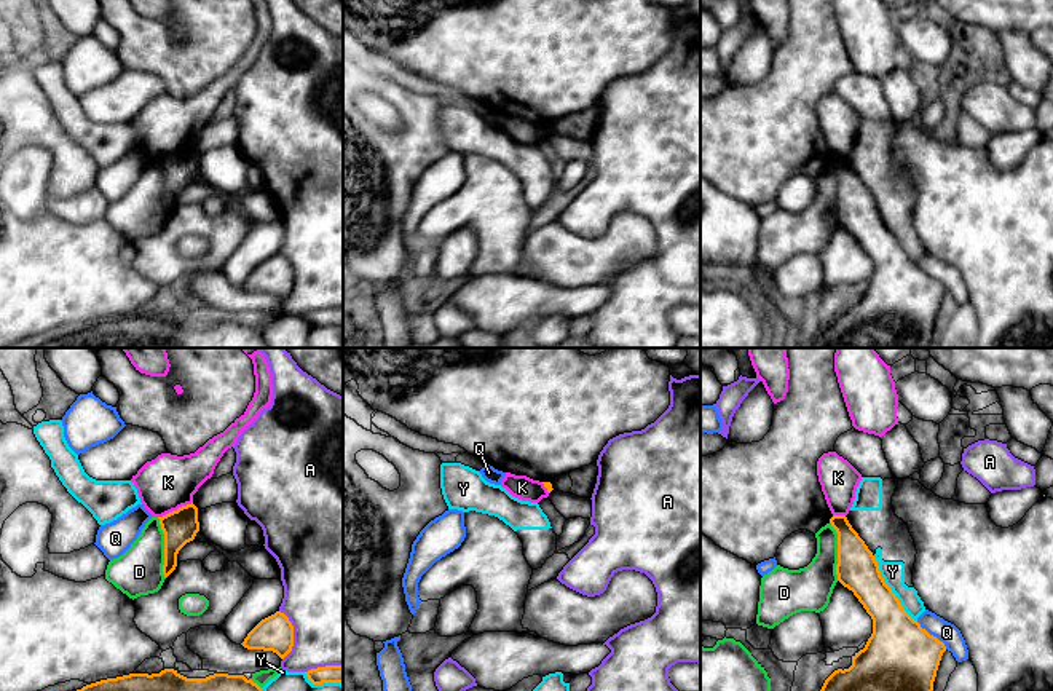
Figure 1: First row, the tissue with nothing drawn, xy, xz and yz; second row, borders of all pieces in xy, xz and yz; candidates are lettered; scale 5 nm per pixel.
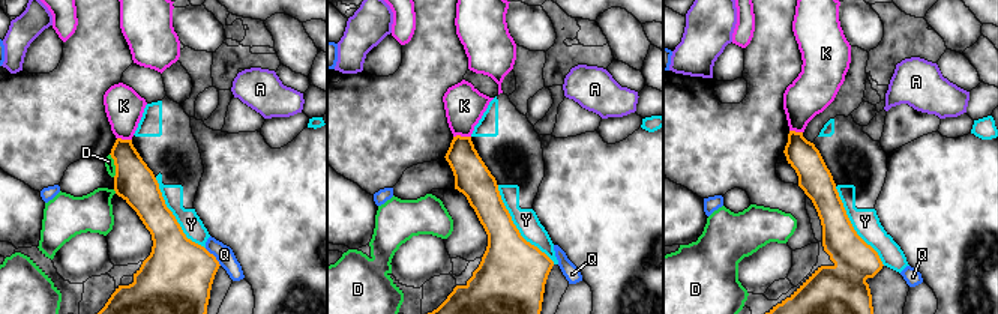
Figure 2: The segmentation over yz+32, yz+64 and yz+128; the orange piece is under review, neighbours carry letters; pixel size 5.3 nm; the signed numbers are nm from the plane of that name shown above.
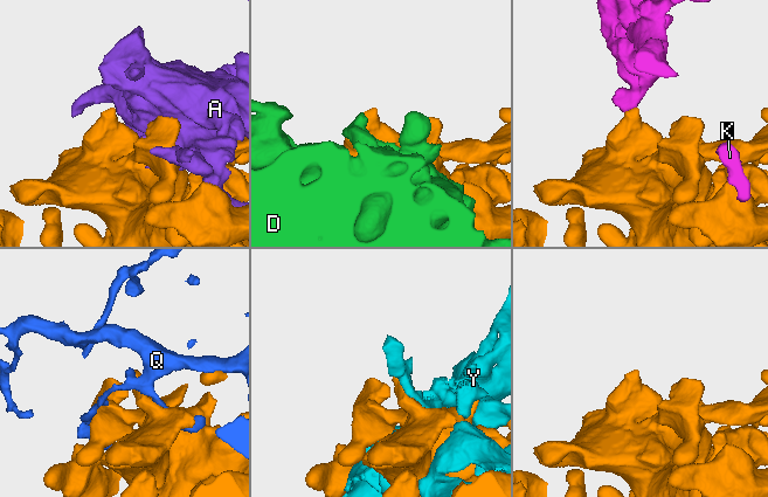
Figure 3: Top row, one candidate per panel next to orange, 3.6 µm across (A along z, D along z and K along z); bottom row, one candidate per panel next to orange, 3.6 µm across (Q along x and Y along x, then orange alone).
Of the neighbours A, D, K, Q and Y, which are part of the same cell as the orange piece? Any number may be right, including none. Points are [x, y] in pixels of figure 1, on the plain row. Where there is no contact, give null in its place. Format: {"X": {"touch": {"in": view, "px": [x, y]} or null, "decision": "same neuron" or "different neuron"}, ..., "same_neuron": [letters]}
{"A": {"touch": {"in": "xy", "px": [292, 278]}, "decision": "different neuron"}, "D": {"touch": {"in": "xy", "px": [165, 190]}, "decision": "different neuron"}, "K": {"touch": {"in": "xy", "px": [174, 153]}, "decision": "different neuron"}, "Q": {"touch": {"in": "yz", "px": [932, 278]}, "decision": "different neuron"}, "Y": {"touch": {"in": "yz", "px": [891, 232]}, "decision": "different neuron"}, "same_neuron": []}

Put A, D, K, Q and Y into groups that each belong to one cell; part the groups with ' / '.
A / D / K / Q / Y

